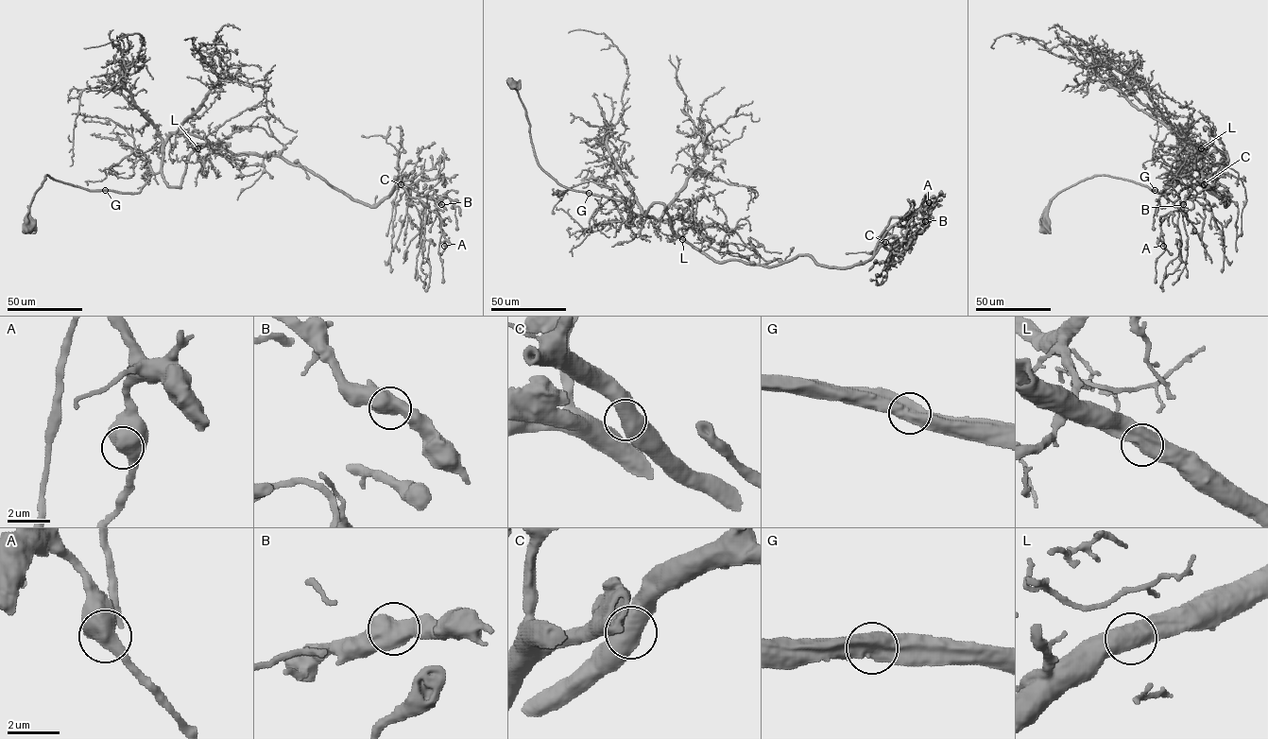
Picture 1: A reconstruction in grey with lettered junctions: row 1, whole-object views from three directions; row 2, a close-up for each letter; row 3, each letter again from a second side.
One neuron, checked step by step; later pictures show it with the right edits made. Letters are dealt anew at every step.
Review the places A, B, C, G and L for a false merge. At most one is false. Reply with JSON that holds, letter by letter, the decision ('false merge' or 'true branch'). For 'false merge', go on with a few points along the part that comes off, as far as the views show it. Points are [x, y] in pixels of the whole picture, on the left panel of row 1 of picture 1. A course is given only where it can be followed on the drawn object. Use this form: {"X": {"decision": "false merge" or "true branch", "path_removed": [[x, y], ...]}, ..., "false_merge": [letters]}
{"A": {"decision": "true branch"}, "B": {"decision": "true branch"}, "C": {"decision": "true branch"}, "G": {"decision": "true branch"}, "L": {"decision": "true branch"}, "false_merge": []}

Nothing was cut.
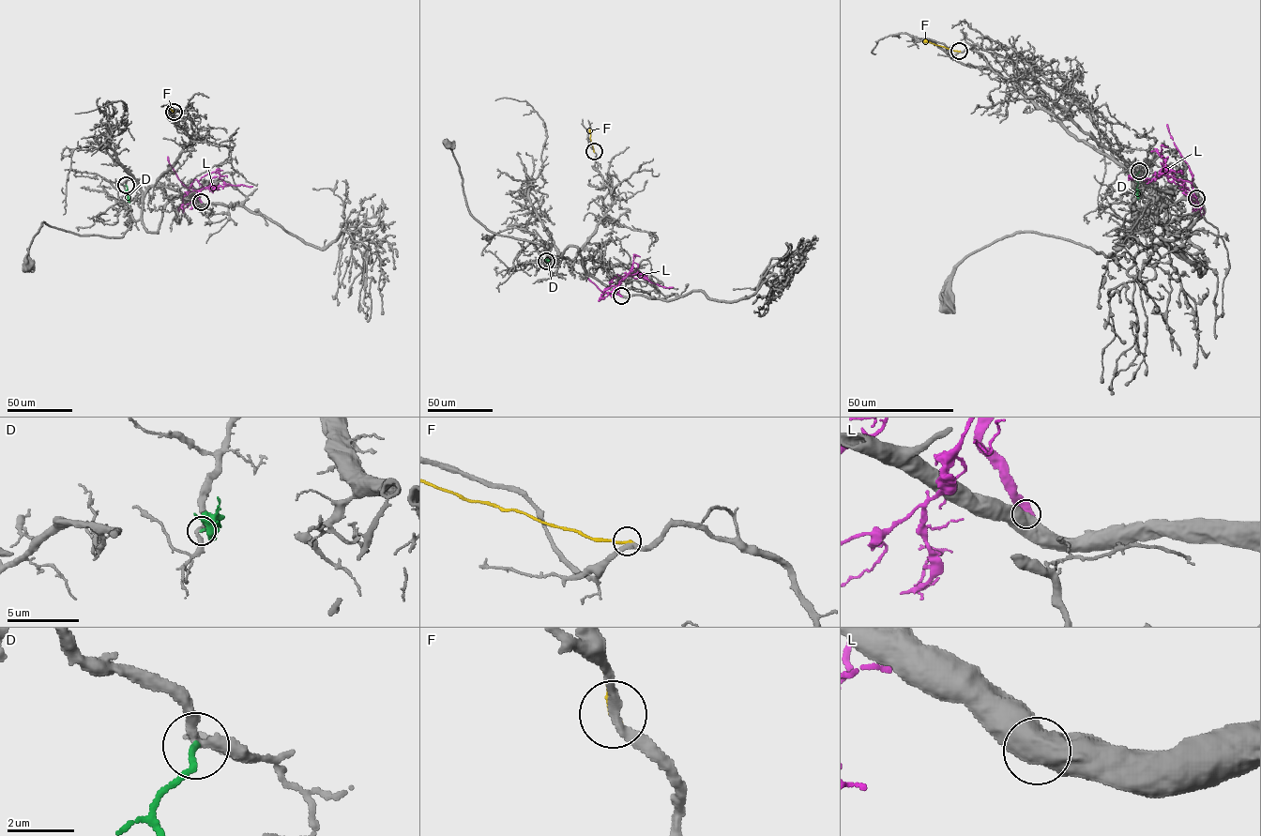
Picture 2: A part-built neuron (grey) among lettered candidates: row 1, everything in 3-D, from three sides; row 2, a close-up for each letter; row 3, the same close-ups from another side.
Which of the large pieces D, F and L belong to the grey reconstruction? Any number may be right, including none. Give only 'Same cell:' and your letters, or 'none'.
Same cell: none

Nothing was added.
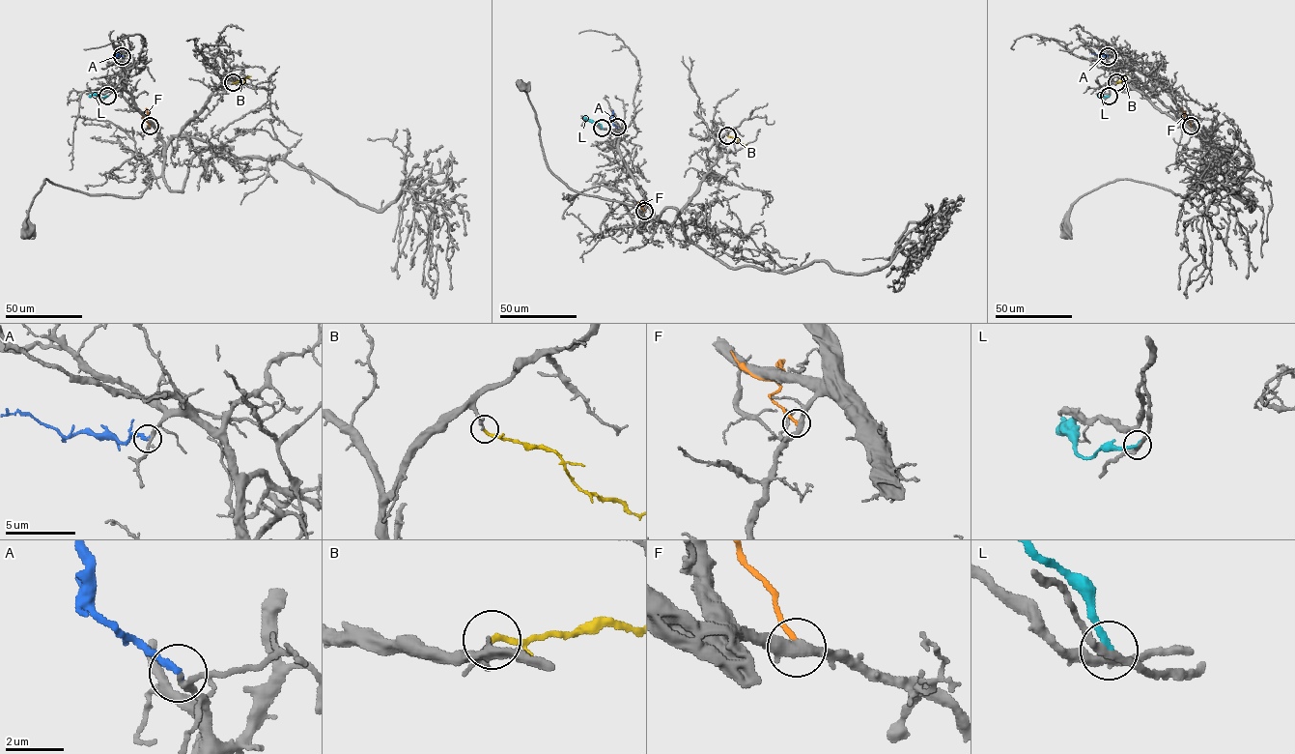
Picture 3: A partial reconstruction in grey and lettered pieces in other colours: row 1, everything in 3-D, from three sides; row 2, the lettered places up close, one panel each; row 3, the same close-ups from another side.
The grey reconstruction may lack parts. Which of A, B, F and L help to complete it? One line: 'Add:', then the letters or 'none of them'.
Add: A, B

